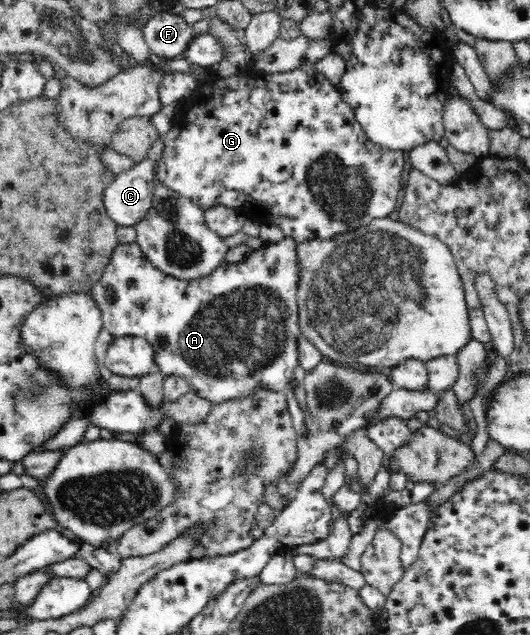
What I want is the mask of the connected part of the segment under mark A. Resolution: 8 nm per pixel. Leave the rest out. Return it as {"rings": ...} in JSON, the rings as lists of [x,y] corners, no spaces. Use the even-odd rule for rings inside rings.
{"rings":[[[290,236],[283,237],[275,244],[263,244],[263,248],[255,249],[253,254],[249,254],[247,258],[242,259],[241,262],[230,263],[223,261],[221,265],[217,266],[213,272],[210,272],[205,277],[185,280],[179,277],[174,277],[157,269],[155,265],[147,257],[144,256],[143,250],[137,240],[132,243],[122,244],[113,250],[112,261],[105,269],[103,276],[99,282],[91,287],[89,291],[90,297],[97,303],[102,314],[103,329],[108,330],[117,339],[120,337],[142,337],[152,344],[156,351],[156,365],[163,375],[178,375],[184,377],[186,382],[190,385],[191,390],[211,402],[211,405],[221,405],[223,402],[233,401],[239,398],[250,396],[256,392],[257,389],[267,389],[273,392],[284,391],[289,387],[289,382],[294,378],[293,372],[299,366],[300,361],[300,339],[302,338],[301,329],[299,326],[299,306],[297,302],[297,290],[301,282],[301,261],[300,254],[297,253],[296,239]]]}

